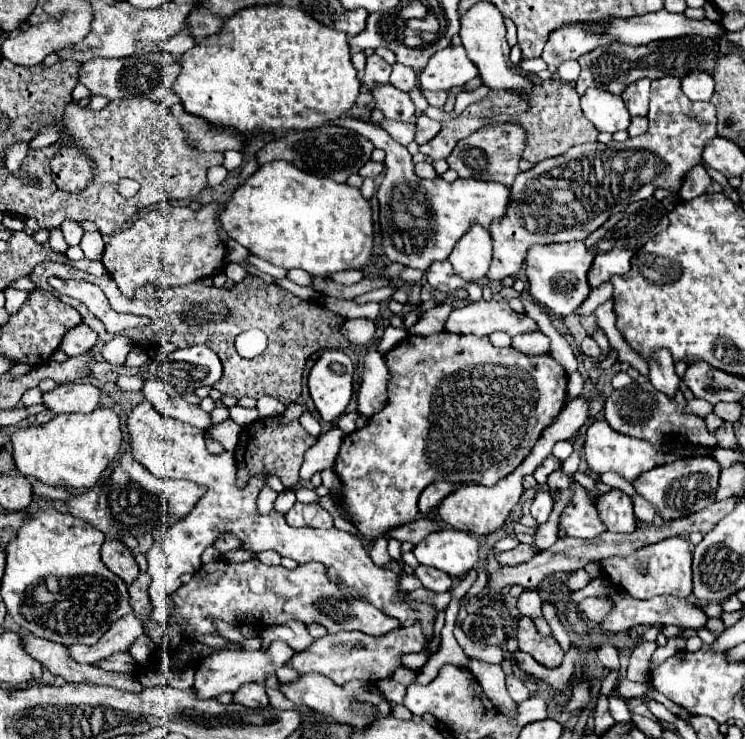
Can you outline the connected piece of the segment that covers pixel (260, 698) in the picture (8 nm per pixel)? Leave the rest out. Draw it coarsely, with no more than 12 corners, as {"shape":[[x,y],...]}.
{"shape":[[261,683],[243,685],[235,703],[245,707],[265,707],[269,697]]}

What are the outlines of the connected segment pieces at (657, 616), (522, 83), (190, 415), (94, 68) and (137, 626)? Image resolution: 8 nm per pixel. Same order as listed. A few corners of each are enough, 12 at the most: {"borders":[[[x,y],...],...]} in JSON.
{"borders":[[[615,593],[607,631],[677,625],[699,631],[709,619],[683,597],[635,599]],[[473,5],[461,41],[489,89],[533,95],[497,7]],[[143,381],[147,401],[165,417],[207,429],[211,417],[171,385]],[[145,53],[93,59],[81,83],[113,99],[163,103],[179,57]],[[133,613],[115,621],[97,645],[73,645],[75,661],[97,663],[127,653],[143,635]]]}

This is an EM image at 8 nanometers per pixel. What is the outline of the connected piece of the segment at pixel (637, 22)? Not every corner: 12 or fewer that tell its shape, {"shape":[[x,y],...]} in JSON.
{"shape":[[655,11],[607,17],[551,31],[543,61],[569,59],[613,43],[647,45],[685,35],[719,37],[709,19]]}

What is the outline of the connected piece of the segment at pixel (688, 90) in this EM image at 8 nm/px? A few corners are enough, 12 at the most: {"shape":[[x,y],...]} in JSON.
{"shape":[[689,73],[681,87],[691,101],[709,101],[713,77]]}

